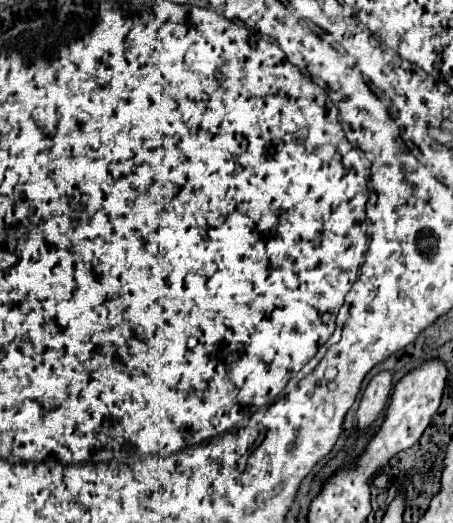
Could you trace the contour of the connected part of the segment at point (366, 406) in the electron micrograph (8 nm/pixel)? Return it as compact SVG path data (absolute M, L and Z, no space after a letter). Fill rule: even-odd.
M388 370L378 372L366 386L362 394L362 402L358 408L358 426L370 428L378 418L380 410L388 404L392 392L392 374Z

